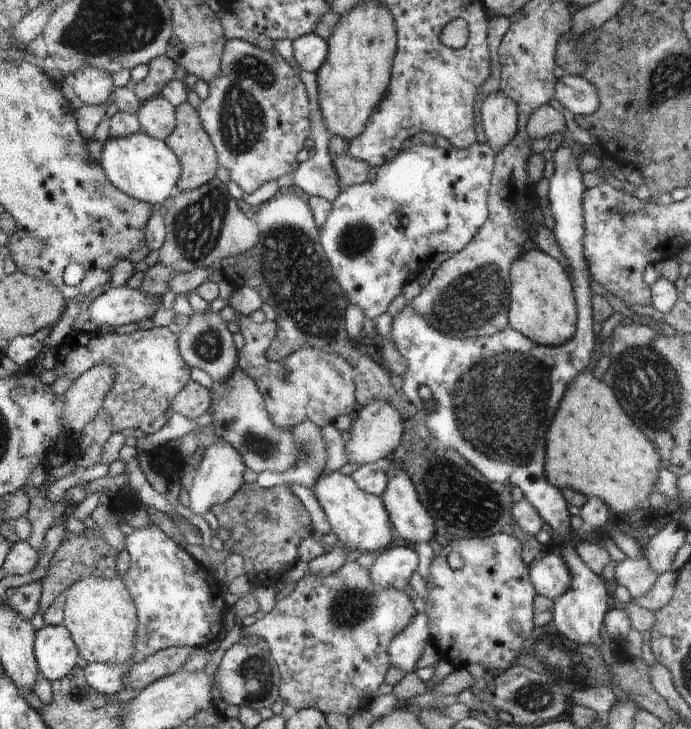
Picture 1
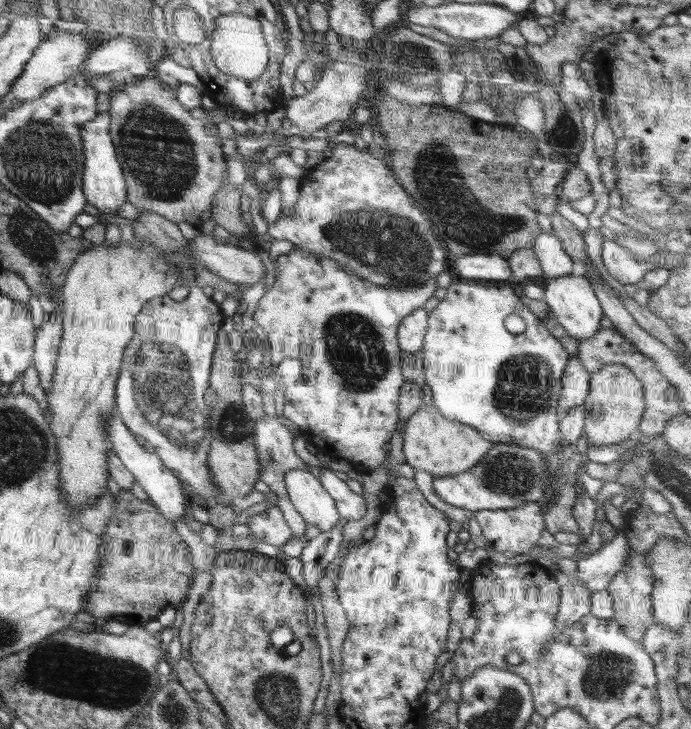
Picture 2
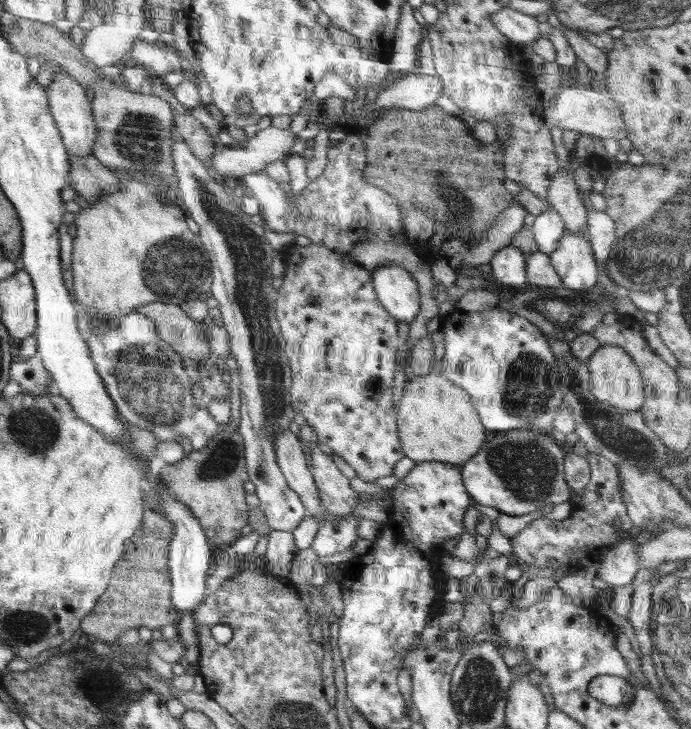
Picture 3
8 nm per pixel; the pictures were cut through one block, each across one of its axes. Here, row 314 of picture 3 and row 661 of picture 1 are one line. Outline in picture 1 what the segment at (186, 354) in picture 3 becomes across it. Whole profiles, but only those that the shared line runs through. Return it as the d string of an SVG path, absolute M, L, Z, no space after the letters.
M170 647L149 656L144 662L134 665L125 675L124 689L143 689L162 677L175 673L184 666L191 647Z

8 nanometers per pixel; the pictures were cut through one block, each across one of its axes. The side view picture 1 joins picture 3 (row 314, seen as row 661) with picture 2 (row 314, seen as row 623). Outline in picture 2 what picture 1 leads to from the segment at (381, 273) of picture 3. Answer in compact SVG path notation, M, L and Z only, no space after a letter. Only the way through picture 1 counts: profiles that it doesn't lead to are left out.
M424 306L408 314L398 326L397 341L400 350L404 352L418 352L423 348L424 335L427 331L427 318L429 312Z

